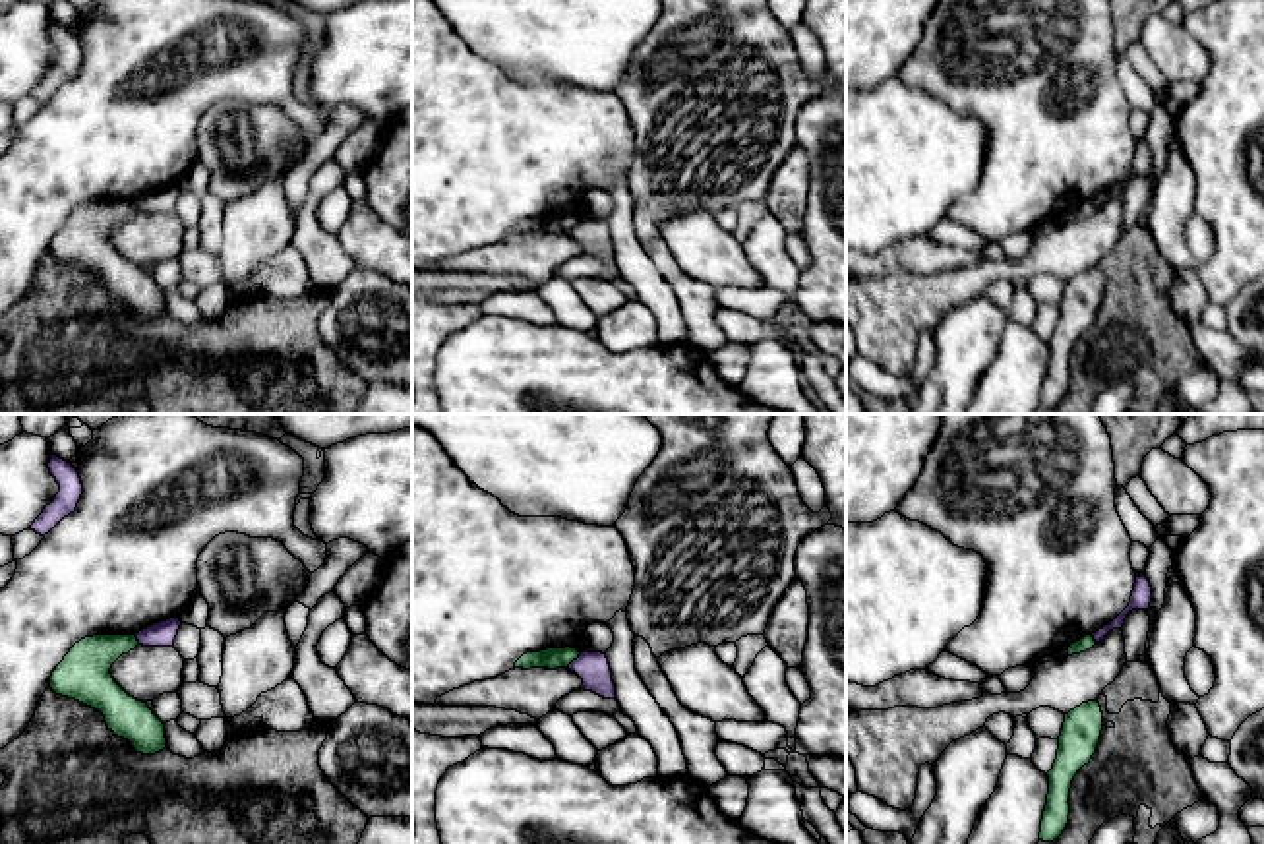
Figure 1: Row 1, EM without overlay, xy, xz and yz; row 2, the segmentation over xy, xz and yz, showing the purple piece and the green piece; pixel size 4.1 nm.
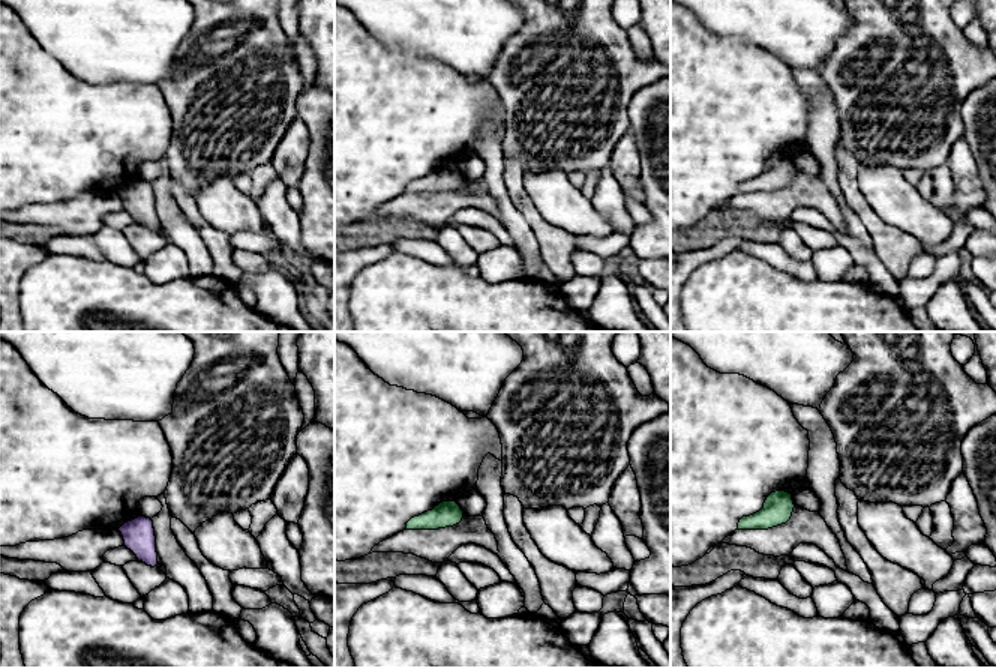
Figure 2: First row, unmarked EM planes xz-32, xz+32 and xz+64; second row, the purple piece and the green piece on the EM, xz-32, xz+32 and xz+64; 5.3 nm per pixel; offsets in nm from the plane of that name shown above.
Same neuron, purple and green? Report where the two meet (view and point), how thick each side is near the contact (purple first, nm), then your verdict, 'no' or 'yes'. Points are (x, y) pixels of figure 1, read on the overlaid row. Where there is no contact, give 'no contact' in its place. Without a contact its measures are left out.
meets purple in xz at (573, 661); 140 nm thick on the purple side, 90 nm on the other; no

